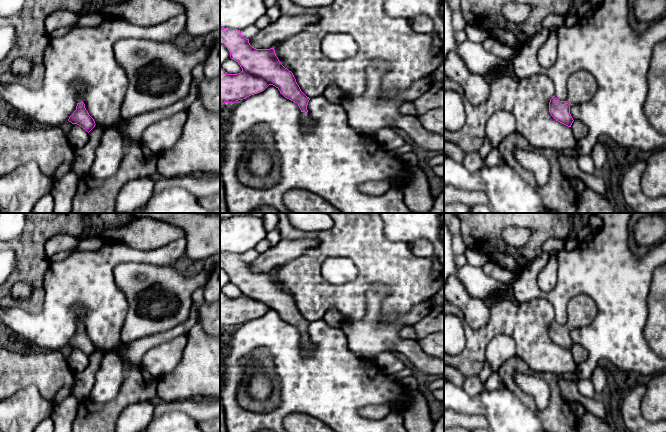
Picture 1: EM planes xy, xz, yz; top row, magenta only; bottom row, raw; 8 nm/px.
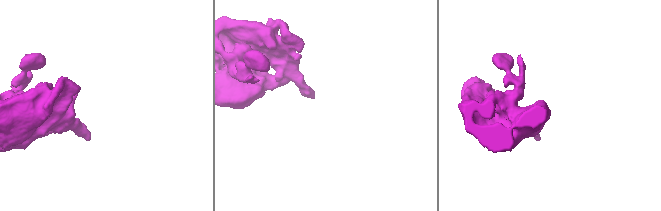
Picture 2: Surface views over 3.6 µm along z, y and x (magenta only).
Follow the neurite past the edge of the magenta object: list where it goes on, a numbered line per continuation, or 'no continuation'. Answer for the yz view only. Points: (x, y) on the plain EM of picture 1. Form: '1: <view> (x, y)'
1: yz (581, 310)

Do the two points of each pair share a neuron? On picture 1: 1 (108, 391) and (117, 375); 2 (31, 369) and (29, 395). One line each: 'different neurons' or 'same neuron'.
1: same neuron
2: different neurons

